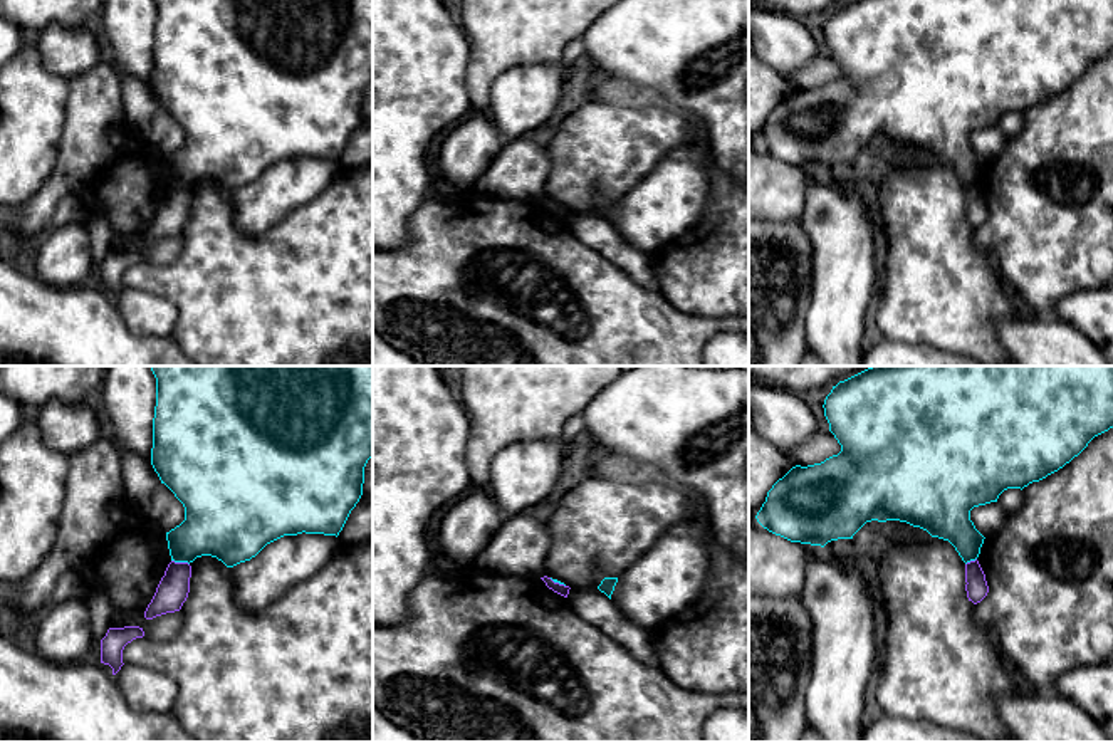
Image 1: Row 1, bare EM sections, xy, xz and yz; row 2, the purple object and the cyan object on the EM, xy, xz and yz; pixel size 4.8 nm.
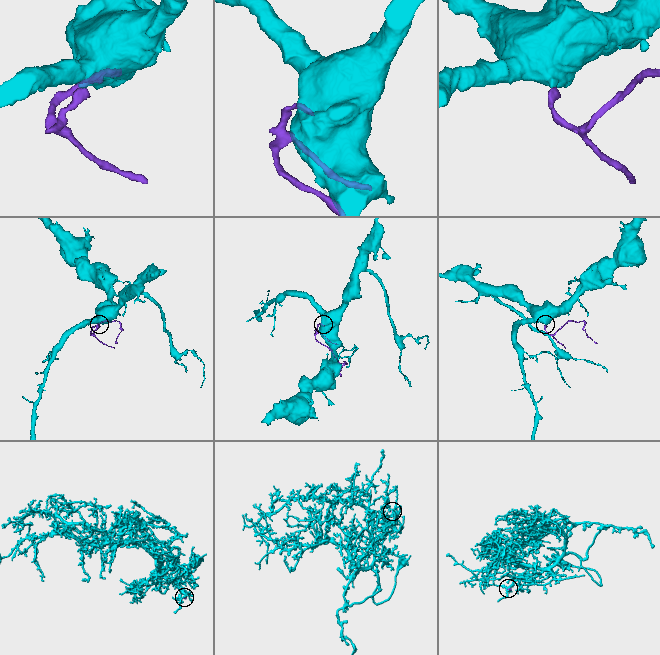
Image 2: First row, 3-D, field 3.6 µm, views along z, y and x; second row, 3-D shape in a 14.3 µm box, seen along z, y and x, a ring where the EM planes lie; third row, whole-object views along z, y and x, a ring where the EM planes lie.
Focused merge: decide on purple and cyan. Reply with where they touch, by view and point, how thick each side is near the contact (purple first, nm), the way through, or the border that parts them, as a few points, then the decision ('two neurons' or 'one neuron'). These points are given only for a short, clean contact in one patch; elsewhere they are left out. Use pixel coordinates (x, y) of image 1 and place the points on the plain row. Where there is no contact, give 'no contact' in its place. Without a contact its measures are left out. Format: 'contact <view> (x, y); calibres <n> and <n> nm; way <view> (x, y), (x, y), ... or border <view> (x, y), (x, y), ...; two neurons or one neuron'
contact xy (180, 187); calibres 150 and 300 nm; border xy (172, 183), (188, 188); two neurons

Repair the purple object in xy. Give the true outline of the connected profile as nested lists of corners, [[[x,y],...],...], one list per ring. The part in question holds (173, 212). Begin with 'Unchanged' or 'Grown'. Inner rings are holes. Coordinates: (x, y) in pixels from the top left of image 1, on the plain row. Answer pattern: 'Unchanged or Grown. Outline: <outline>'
Unchanged. Outline: [[[171,185],[144,235],[146,243],[180,235],[190,217],[191,190]]]

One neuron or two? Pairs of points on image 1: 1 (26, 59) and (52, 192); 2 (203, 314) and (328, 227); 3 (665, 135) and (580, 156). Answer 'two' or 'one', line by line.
1: two
2: one
3: one

